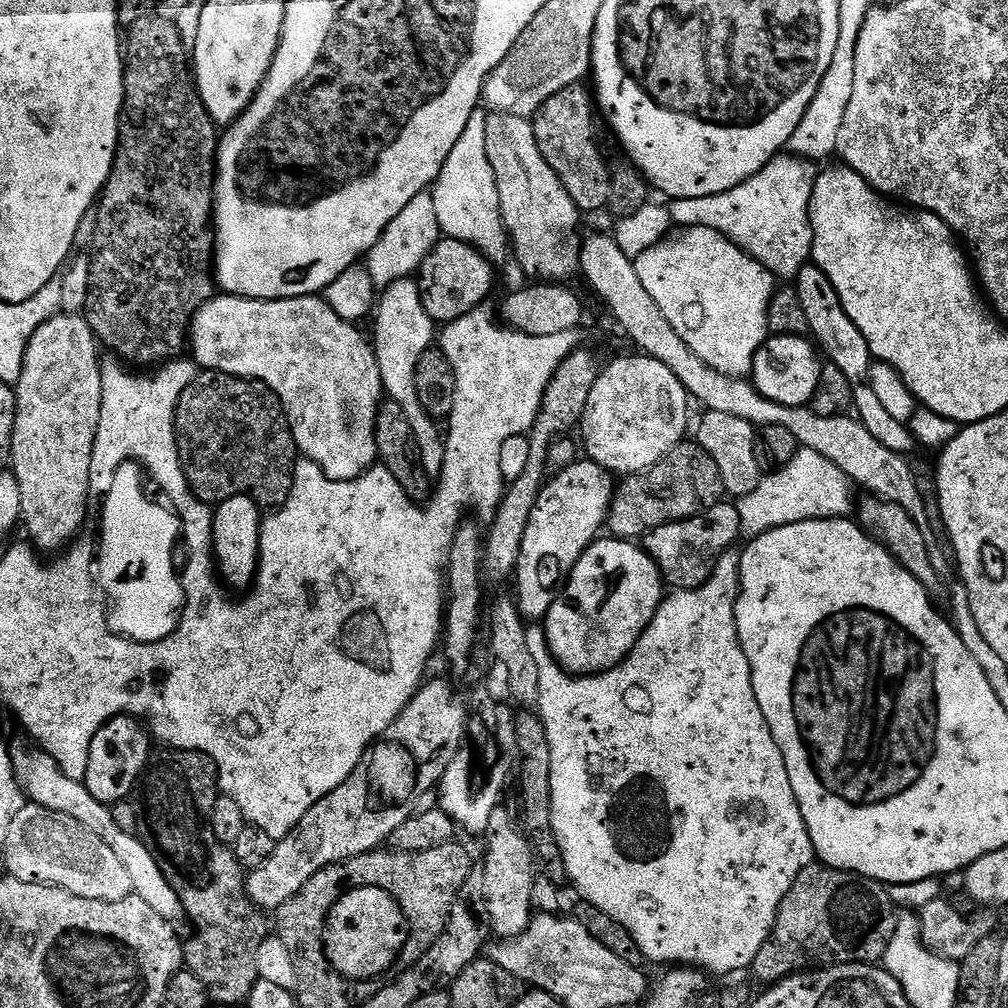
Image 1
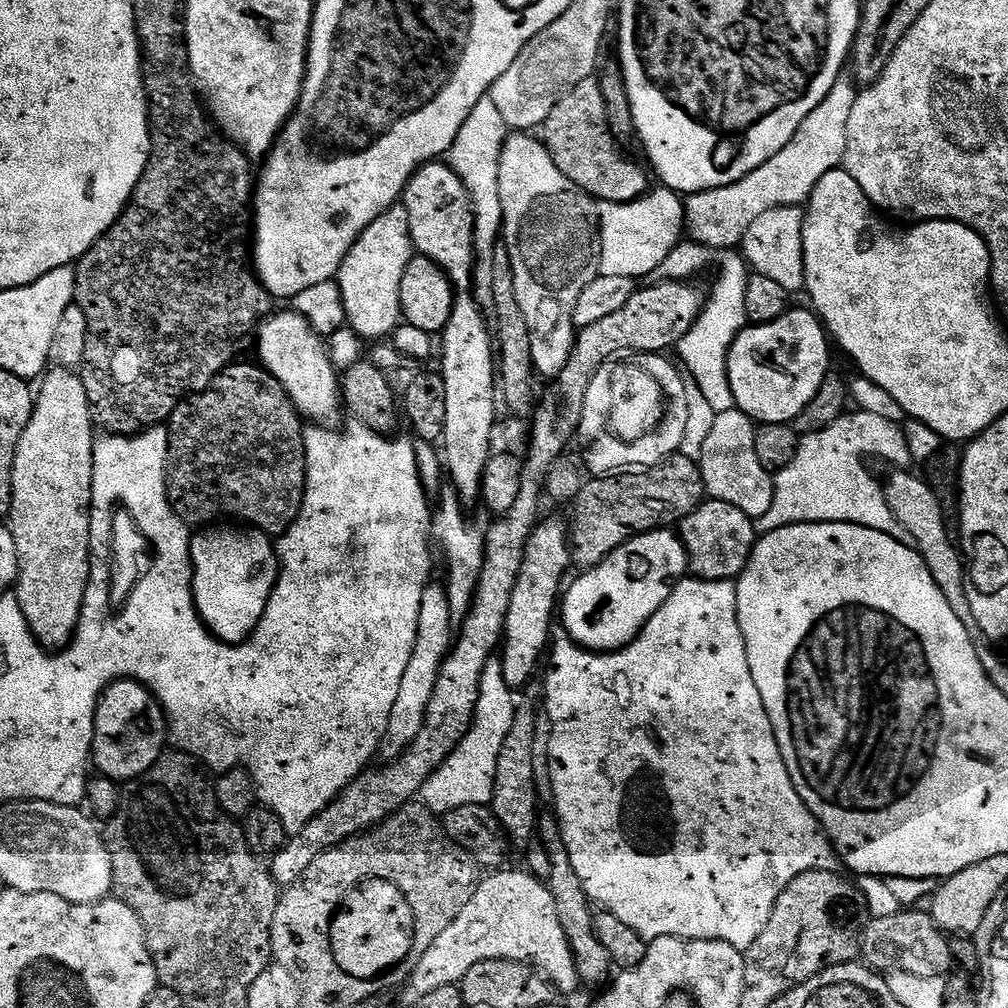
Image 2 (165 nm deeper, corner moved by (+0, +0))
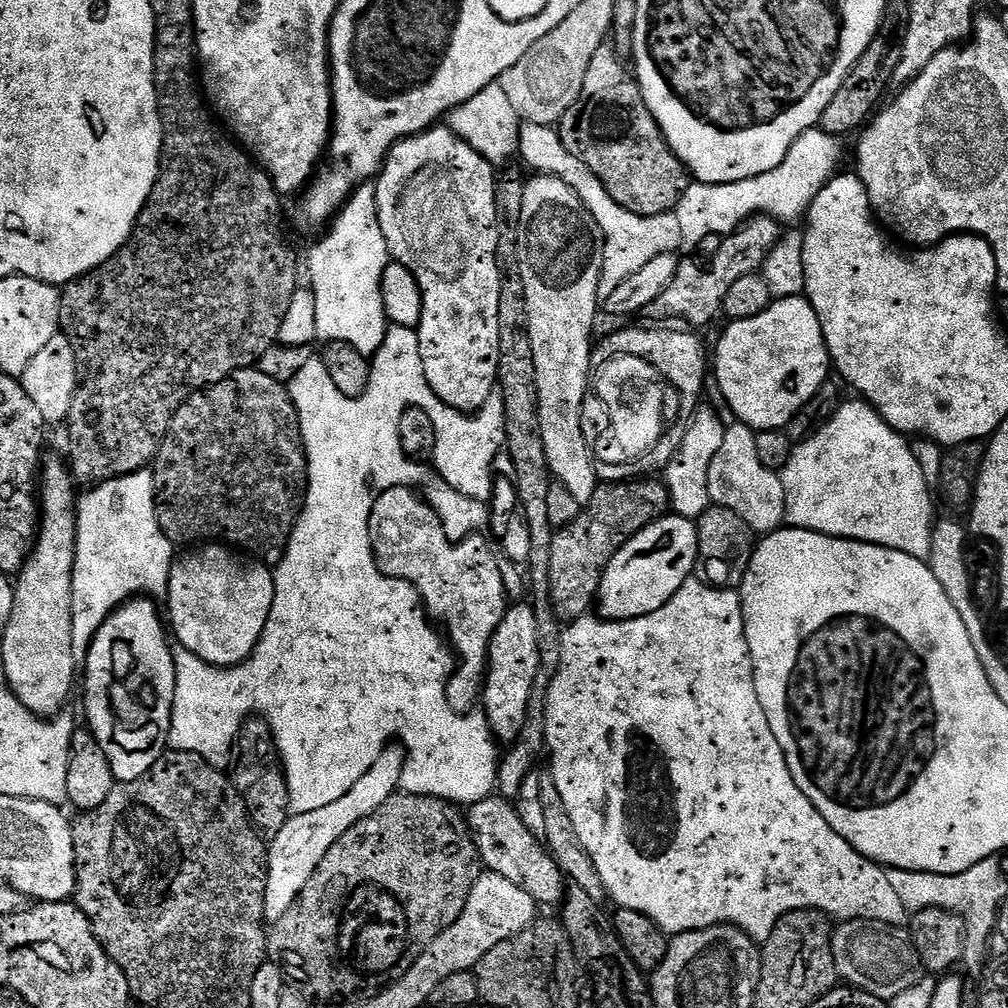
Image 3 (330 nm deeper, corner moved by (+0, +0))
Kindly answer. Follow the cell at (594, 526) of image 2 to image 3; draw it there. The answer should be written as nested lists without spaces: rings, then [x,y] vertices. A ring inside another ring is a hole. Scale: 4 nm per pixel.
[[[632,478],[629,484],[601,483],[590,502],[581,507],[578,518],[552,534],[550,546],[550,590],[552,611],[561,621],[571,622],[589,615],[600,591],[604,567],[618,554],[620,547],[669,511],[668,487],[656,478]]]

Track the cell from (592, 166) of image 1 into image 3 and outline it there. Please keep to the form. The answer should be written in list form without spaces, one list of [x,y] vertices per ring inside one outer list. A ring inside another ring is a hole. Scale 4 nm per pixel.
[[[611,43],[598,46],[578,102],[560,120],[560,141],[602,182],[606,194],[630,214],[653,216],[673,211],[690,183],[690,173],[666,142],[654,114],[644,101],[635,75],[626,69]]]

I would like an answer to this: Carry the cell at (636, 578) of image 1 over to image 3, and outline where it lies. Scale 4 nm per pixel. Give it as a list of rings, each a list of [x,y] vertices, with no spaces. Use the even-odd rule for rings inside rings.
[[[665,514],[631,536],[604,567],[598,593],[599,615],[605,620],[633,620],[662,610],[696,571],[698,534],[691,519]]]

